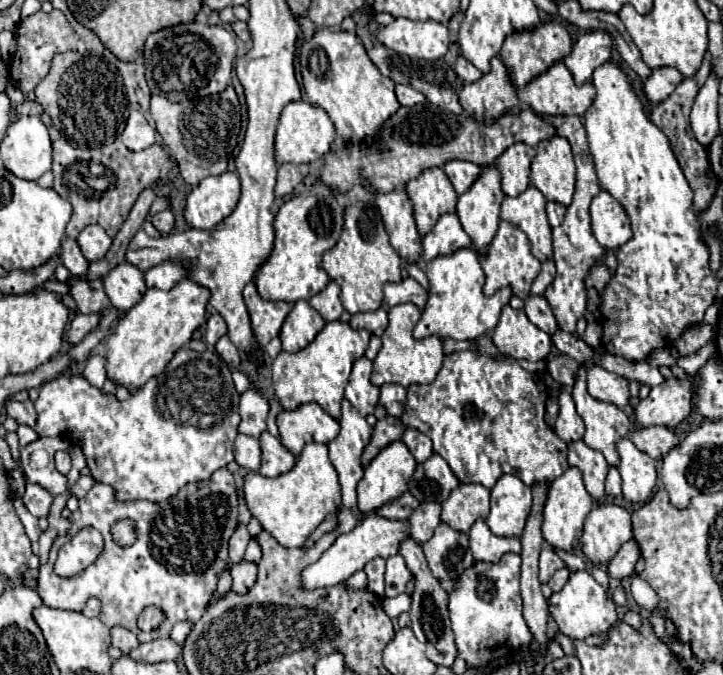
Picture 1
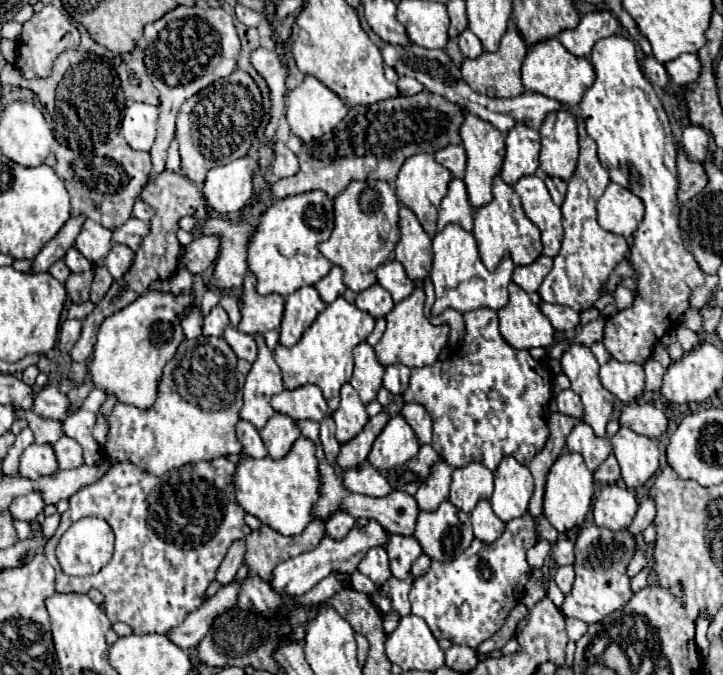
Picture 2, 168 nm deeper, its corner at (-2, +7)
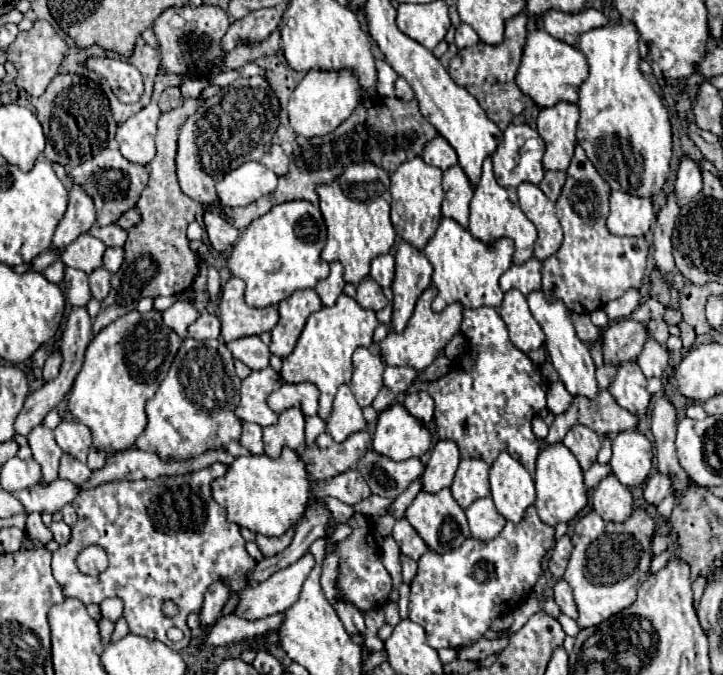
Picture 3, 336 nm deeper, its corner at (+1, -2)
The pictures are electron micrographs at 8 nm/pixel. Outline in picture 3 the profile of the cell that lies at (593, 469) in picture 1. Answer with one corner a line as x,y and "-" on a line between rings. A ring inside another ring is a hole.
584,425
572,427
566,433
562,443
572,451
572,455
578,459
578,463
584,471
596,463
596,457
600,451
600,437
592,429
588,429

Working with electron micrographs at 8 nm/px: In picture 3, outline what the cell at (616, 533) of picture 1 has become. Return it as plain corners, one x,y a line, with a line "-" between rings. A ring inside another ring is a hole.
614,475
600,481
592,495
594,511
612,523
624,523
632,515
632,495

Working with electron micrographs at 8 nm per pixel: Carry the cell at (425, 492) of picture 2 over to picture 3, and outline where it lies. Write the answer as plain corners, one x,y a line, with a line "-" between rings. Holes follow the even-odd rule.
438,441
422,477
422,491
434,495
450,487
458,463
460,463
460,455
456,445
452,445
452,441

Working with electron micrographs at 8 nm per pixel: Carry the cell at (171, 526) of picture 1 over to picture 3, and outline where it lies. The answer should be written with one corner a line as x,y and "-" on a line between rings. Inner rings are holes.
212,463
206,469
192,471
186,475
174,477
158,477
158,479
142,479
142,481
116,481
104,483
90,491
80,491
74,499
76,509
76,523
72,525
68,543
60,545
56,553
52,553
52,573
54,579
60,583
64,597
76,597
82,603
102,603
108,597
118,597
124,601
124,619
130,627
130,633
142,635
148,639
158,639
174,651
188,647
190,643
190,629
186,625
186,617
192,611
198,611
204,603
204,591
218,579
228,577
234,589
240,589
244,583
244,575
254,569
256,561
246,553
246,541
240,535
240,527
226,519
226,509
220,507
212,499
210,483
214,479
224,477
228,471
222,463
-
84,545
102,545
108,553
108,569
98,577
88,577
76,571
74,557
-
164,601
174,601
178,607
178,615
166,617
162,613
-
170,627
182,629
184,637
180,641
170,641
166,631

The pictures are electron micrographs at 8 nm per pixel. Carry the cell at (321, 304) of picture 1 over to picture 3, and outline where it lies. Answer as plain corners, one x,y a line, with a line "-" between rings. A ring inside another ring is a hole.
338,261
330,263
330,275
320,281
314,291
318,293
318,297
322,299
322,305
324,307
332,307
336,303
336,299
342,295
342,289
344,289
344,279
342,279
342,265

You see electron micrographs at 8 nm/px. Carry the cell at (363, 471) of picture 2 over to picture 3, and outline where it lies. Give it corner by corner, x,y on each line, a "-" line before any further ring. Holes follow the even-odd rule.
350,469
346,473
340,473
336,477
332,477
330,481
312,483
310,495
316,495
316,497
324,497
324,495
326,497
336,497
342,503
356,505
362,499
368,499
372,495
372,491
368,487
368,483
364,481
362,473
358,469

